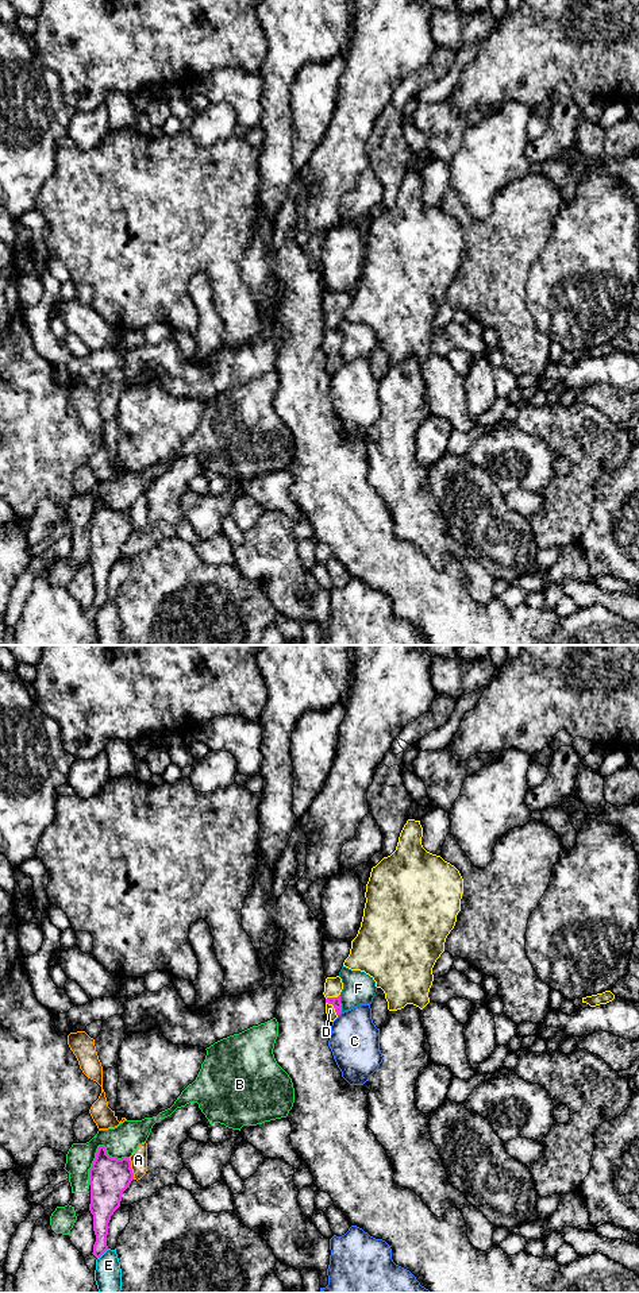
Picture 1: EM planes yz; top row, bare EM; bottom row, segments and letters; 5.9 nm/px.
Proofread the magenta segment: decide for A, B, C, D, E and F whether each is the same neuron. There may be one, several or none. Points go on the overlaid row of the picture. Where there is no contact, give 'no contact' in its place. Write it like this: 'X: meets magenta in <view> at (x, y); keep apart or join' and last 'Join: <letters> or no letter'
A: meets magenta in yz at (131, 1169); keep apart
B: meets magenta in yz at (97, 1150); keep apart
C: meets magenta in yz at (339, 1012); keep apart
D: meets magenta in yz at (334, 1007); join
E: meets magenta in yz at (103, 1253); keep apart
F: meets magenta in yz at (341, 1003); keep apart
Join: D

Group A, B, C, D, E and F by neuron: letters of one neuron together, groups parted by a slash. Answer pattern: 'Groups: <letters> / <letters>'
Groups: A / B / C / D / E / F

